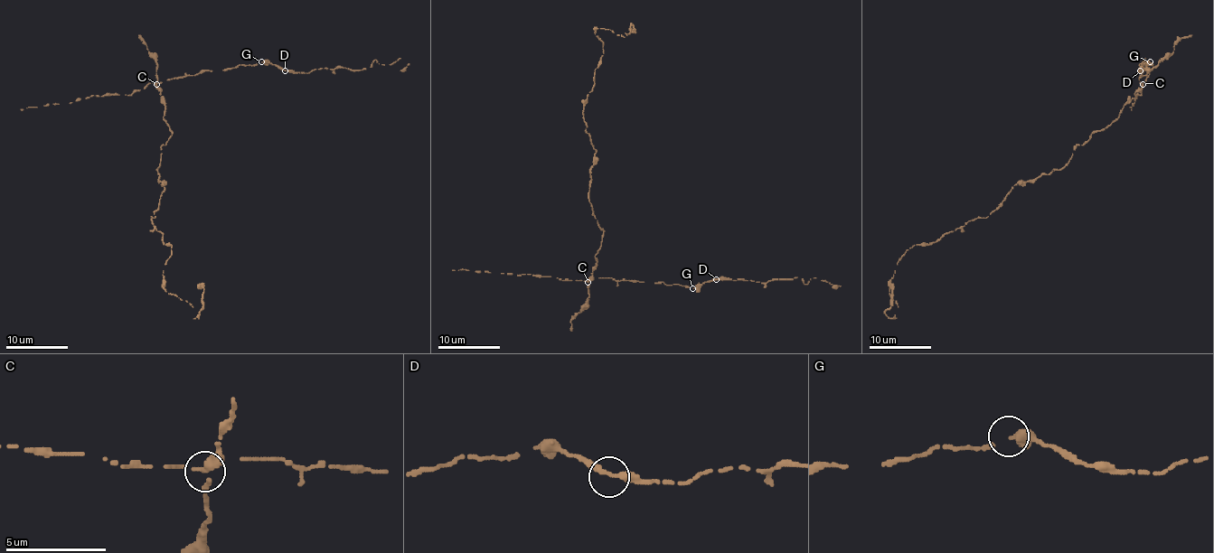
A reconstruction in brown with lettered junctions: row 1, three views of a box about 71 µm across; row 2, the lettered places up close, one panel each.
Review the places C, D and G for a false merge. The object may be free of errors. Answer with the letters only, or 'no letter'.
C

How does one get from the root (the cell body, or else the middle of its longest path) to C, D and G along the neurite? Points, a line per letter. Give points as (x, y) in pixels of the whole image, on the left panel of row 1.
C: (168, 139), (171, 131), (164, 119), (165, 103), (155, 83)
D: (168, 139), (171, 131), (164, 119), (165, 103), (157, 83), (261, 61), (285, 70)
G: (168, 139), (171, 131), (164, 119), (165, 103), (157, 83), (261, 61)

